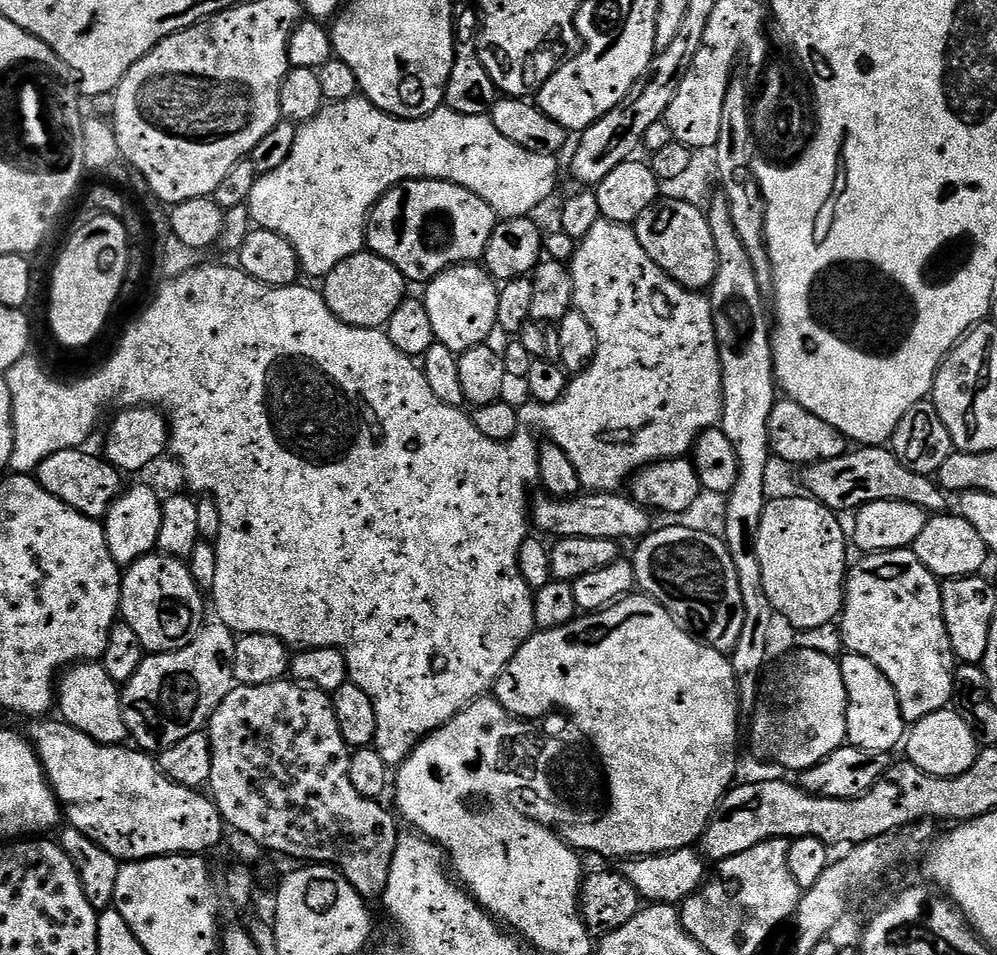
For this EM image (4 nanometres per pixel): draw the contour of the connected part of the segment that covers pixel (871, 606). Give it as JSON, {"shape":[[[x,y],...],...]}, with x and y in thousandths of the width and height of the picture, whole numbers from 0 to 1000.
{"shape":[[[915,574],[876,578],[852,594],[847,613],[847,636],[841,646],[844,672],[856,687],[873,689],[897,718],[905,752],[916,759],[938,746],[946,746],[955,736],[957,706],[961,698],[953,676],[953,664],[945,643],[945,612],[936,603]]]}

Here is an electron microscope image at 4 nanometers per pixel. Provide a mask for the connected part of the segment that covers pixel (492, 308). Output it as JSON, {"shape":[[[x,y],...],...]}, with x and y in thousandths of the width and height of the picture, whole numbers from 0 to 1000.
{"shape":[[[476,275],[458,276],[428,294],[426,302],[429,303],[423,307],[423,313],[435,341],[438,360],[451,362],[453,369],[460,371],[486,359],[489,351],[498,347],[499,297],[484,280]]]}

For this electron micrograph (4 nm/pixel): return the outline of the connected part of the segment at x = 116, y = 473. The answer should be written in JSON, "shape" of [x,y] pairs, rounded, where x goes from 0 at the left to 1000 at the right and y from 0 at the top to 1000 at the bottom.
{"shape":[[[84,469],[58,471],[58,475],[50,475],[50,480],[36,489],[34,501],[46,514],[66,526],[66,530],[78,534],[78,538],[100,545],[107,540],[110,530],[121,517],[122,495],[107,482],[96,477],[91,477]]]}

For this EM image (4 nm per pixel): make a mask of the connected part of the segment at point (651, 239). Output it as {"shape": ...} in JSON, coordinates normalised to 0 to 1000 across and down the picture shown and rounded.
{"shape":[[[662,207],[639,228],[636,242],[644,262],[656,270],[656,274],[676,295],[693,306],[713,303],[716,287],[720,283],[720,266],[716,262],[716,245],[712,245],[712,232],[707,219],[679,207]]]}

